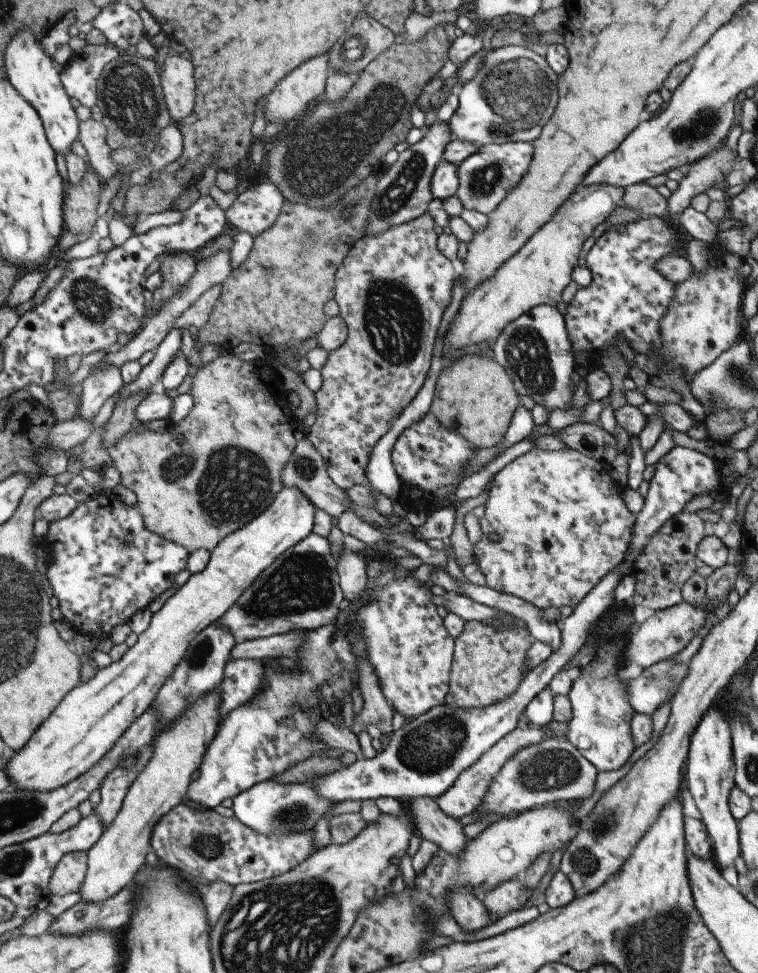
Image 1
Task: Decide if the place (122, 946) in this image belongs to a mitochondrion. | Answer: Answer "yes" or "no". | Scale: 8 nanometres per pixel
no

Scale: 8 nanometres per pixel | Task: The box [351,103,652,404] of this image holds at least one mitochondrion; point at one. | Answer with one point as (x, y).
(392, 315)

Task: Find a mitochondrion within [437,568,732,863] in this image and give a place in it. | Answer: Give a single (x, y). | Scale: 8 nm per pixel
(549, 770)

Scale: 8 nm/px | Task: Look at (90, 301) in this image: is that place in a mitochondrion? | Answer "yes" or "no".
yes

